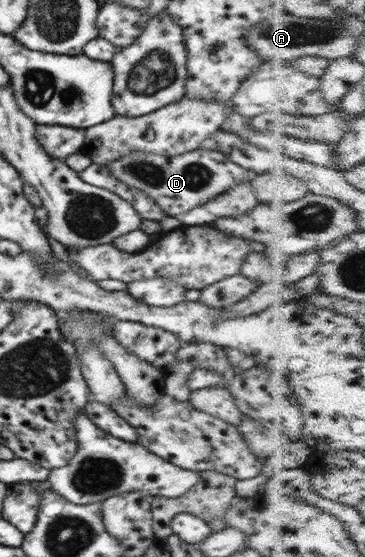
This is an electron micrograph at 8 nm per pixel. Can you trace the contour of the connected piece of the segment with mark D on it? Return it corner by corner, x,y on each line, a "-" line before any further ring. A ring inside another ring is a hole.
196,149
196,151
188,151
188,153
174,157
136,151
110,163
108,168
111,175
121,183
142,191
148,195
148,198
154,199
154,203
170,217
177,217
180,213
190,211
198,203
204,203
224,193
236,183
248,181
246,169
234,165
226,155
208,151
208,149
200,149
200,151
-
198,181
200,181
200,187
198,187

